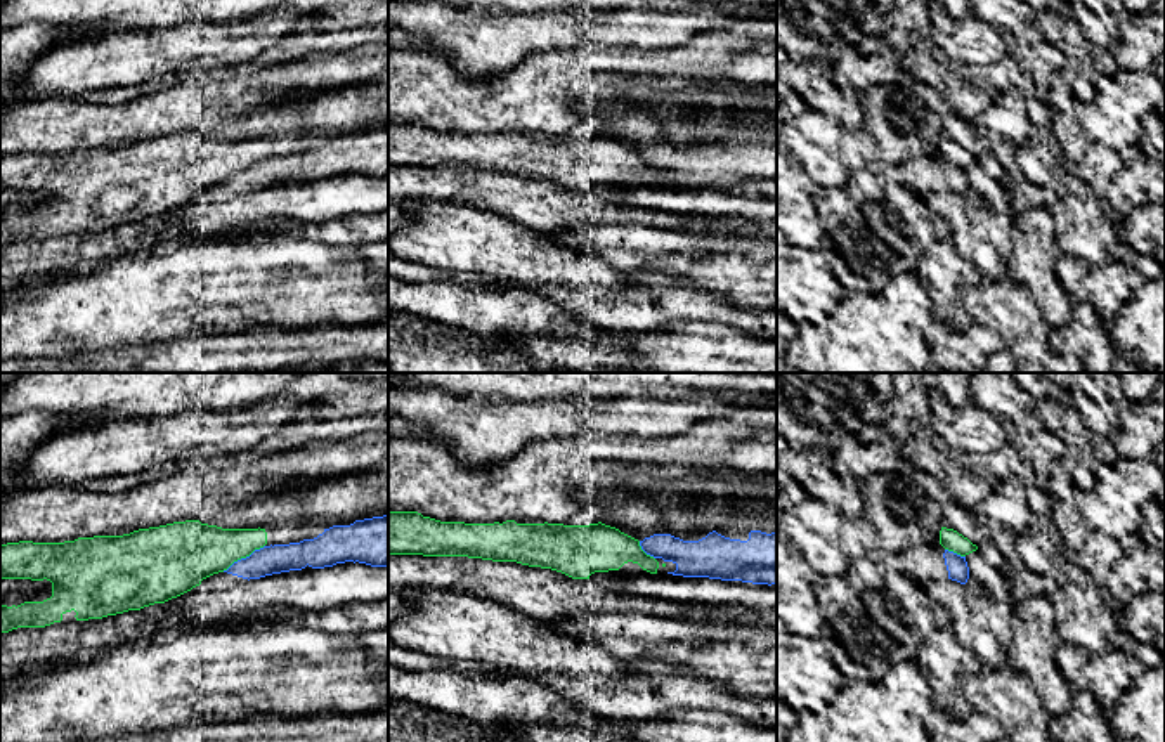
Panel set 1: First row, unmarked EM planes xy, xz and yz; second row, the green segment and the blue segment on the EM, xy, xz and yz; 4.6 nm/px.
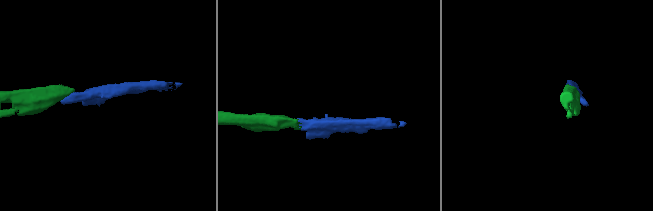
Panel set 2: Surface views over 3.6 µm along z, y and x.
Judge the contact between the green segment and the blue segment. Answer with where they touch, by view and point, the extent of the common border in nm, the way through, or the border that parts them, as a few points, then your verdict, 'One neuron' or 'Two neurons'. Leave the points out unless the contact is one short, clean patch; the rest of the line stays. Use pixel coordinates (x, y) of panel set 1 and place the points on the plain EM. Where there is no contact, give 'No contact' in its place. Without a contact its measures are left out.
Touches green at xy (243, 169). Shared border 240 nm. Boundary: xy (264, 156), (222, 182). Two neurons

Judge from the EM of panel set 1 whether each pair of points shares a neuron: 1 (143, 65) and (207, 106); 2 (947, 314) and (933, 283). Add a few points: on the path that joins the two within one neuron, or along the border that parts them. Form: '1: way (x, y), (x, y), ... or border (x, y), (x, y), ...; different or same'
1: border (196, 73), (175, 78); different
2: way (947, 307), (947, 299), (940, 290); same

